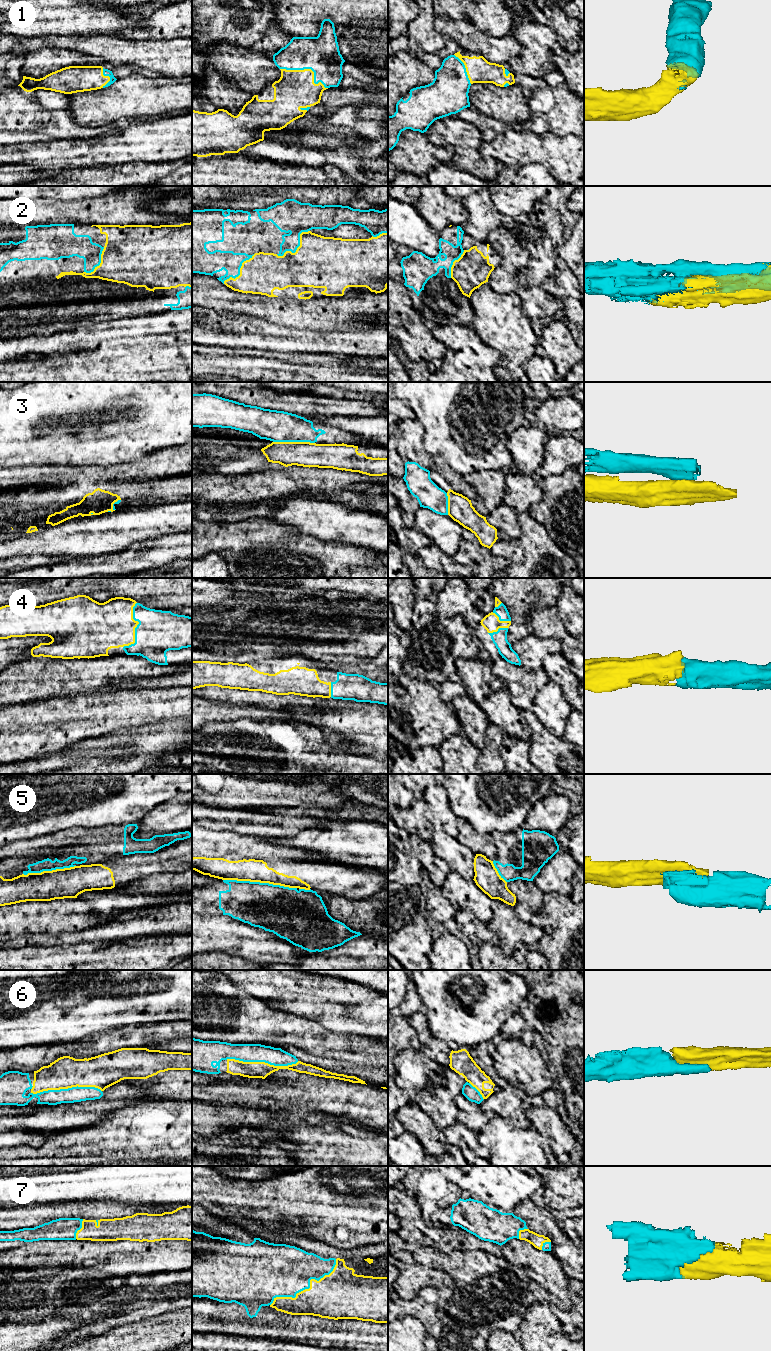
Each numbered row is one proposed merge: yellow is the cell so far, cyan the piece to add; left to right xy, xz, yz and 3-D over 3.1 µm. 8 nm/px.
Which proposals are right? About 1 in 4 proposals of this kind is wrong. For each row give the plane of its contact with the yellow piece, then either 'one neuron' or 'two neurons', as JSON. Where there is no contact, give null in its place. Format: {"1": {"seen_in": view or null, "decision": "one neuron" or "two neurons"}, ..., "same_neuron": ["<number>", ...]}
{"1": {"seen_in": "xz", "decision": "one neuron"}, "2": {"seen_in": "xz", "decision": "one neuron"}, "3": {"seen_in": "xz", "decision": "two neurons"}, "4": {"seen_in": "xy", "decision": "one neuron"}, "5": {"seen_in": "xz", "decision": "two neurons"}, "6": {"seen_in": "xz", "decision": "one neuron"}, "7": {"seen_in": "xz", "decision": "one neuron"}, "same_neuron": ["1", "2", "4", "6", "7"]}

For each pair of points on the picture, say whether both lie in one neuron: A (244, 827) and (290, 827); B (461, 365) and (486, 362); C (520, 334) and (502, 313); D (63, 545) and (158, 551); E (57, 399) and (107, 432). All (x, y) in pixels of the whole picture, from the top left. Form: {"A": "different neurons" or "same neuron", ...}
{"A": "same neuron", "B": "same neuron", "C": "same neuron", "D": "different neurons", "E": "same neuron"}

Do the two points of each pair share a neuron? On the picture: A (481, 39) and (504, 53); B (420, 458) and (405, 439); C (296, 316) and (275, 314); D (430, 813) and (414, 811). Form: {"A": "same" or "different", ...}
{"A": "same", "B": "same", "C": "same", "D": "different"}

